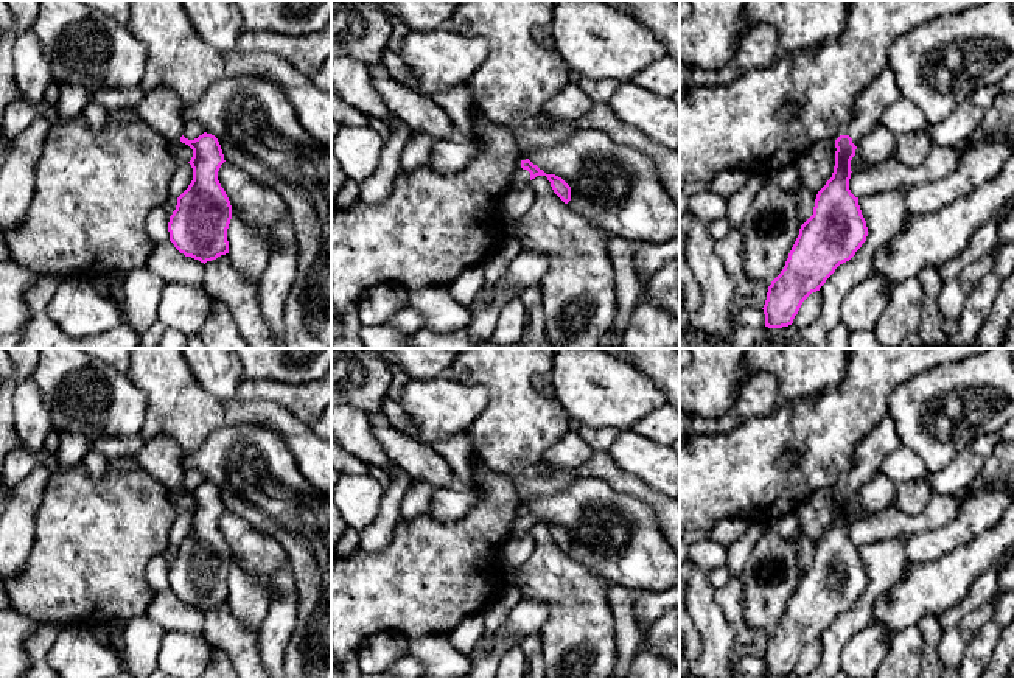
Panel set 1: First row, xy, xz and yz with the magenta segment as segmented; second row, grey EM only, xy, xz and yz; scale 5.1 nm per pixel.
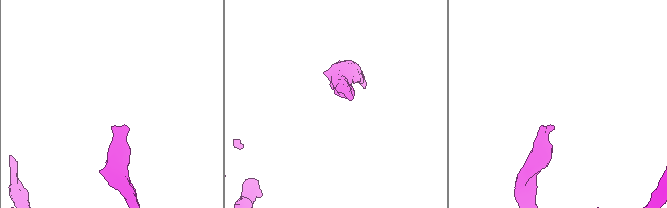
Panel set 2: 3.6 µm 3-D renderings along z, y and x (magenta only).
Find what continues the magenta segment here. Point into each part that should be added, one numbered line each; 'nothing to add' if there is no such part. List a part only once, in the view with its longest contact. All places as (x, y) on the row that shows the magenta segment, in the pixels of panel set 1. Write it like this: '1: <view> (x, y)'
1: xz (520, 178)

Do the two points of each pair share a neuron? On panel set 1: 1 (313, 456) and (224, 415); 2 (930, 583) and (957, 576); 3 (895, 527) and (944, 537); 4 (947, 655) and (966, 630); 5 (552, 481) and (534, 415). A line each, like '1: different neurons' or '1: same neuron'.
1: same neuron
2: same neuron
3: different neurons
4: same neuron
5: same neuron

